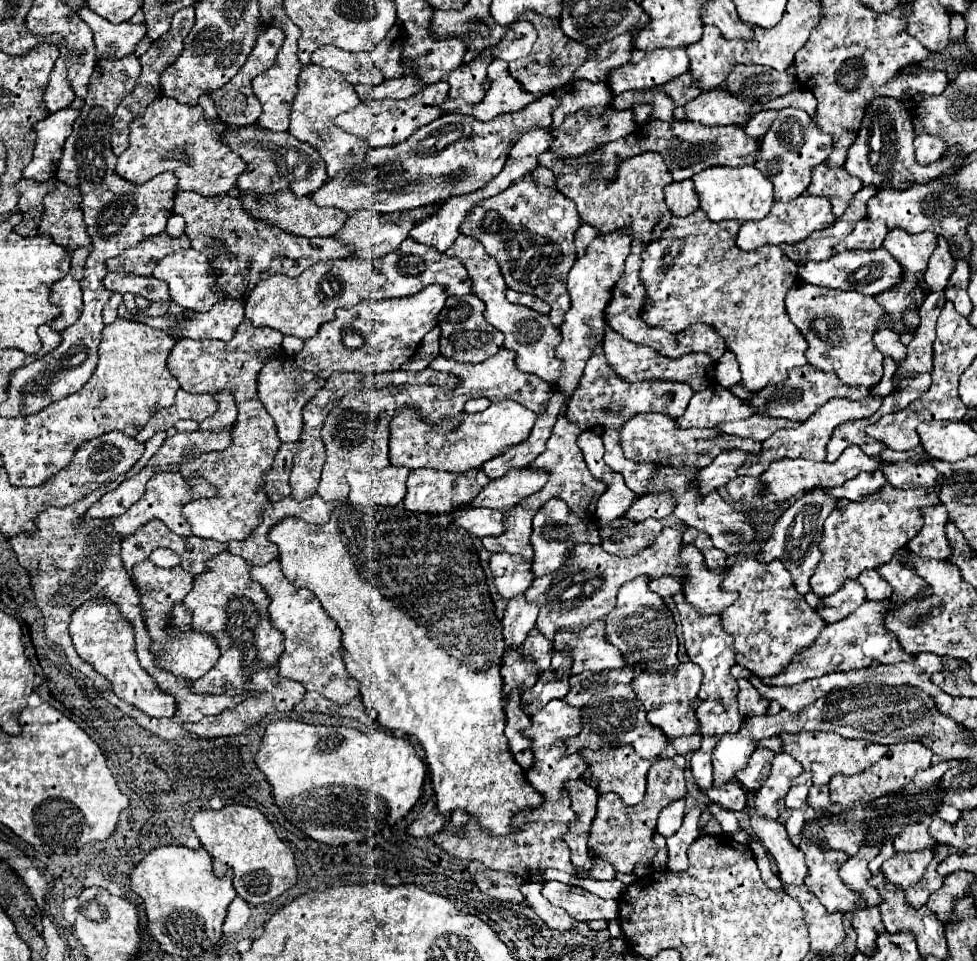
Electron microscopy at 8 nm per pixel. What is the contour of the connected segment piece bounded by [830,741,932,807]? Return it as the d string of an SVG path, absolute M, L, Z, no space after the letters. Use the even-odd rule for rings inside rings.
M918 741L888 745L888 753L880 761L870 765L868 769L856 773L856 775L838 773L834 779L830 779L830 799L834 803L840 803L842 807L852 807L856 803L870 803L884 795L894 795L894 793L906 789L912 783L916 771L930 767L930 763L932 763L932 751Z

